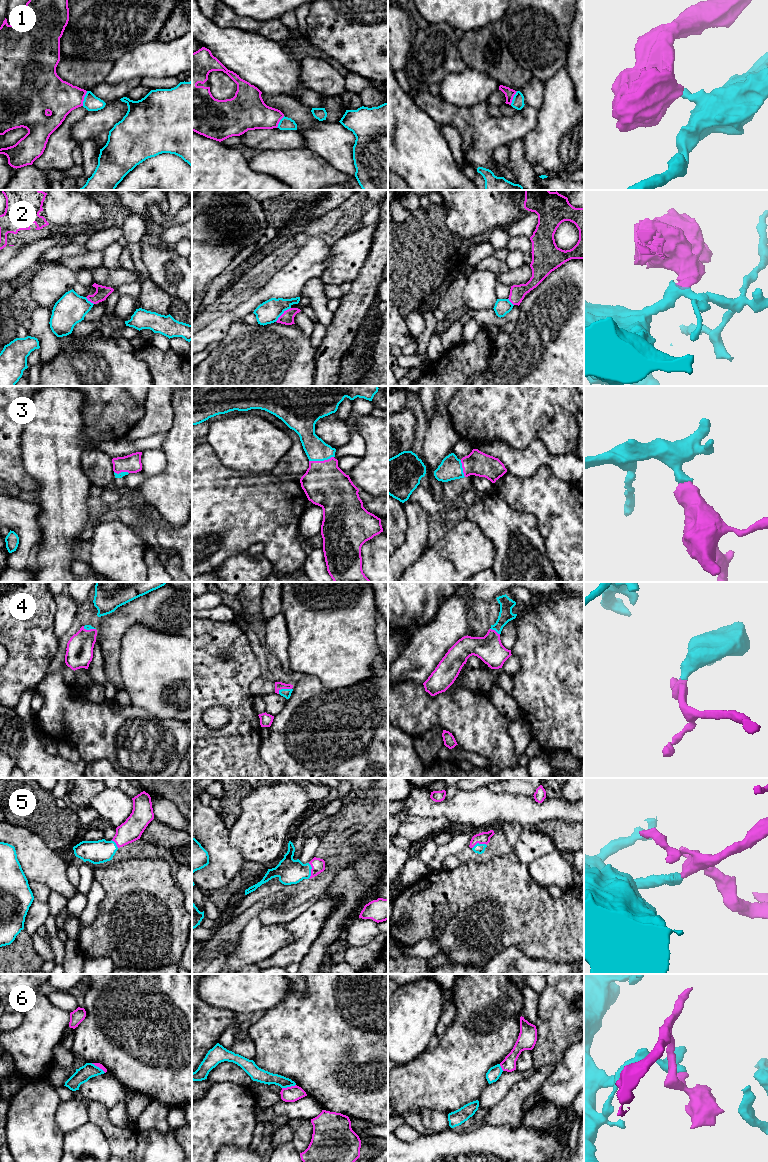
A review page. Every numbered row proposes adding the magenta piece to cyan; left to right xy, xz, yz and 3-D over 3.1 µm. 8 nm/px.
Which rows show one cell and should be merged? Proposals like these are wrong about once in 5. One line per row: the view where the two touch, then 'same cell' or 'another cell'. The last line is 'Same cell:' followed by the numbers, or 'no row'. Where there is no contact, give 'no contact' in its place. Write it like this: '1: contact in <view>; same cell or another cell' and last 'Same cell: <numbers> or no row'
1: contact in xy; another cell
2: contact in xz; another cell
3: contact in xz; same cell
4: contact in xz; same cell
5: contact in xz; same cell
6: contact in xz; another cell
Same cell: 3, 4, 5

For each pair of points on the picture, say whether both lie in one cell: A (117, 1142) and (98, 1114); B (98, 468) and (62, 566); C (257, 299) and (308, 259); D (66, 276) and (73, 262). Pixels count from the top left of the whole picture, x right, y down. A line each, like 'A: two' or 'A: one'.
A: one
B: two
C: one
D: two

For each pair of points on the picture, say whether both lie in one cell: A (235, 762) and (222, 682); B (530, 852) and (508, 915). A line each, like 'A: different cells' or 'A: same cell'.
A: same cell
B: different cells

